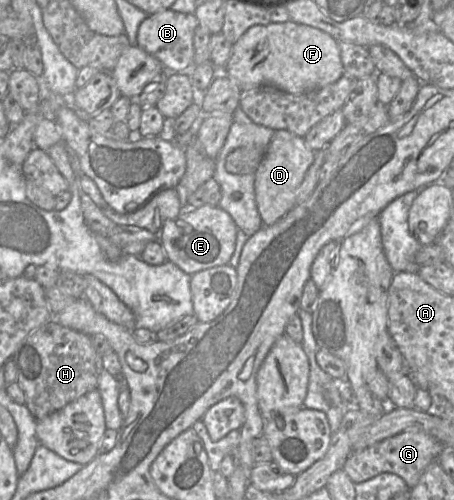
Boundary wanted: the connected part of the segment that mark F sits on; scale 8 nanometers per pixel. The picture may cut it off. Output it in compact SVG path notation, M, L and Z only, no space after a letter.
M291 21L254 25L233 44L231 56L224 69L219 70L232 78L242 90L258 85L272 85L290 94L304 94L323 88L339 80L344 74L339 42L326 32Z

